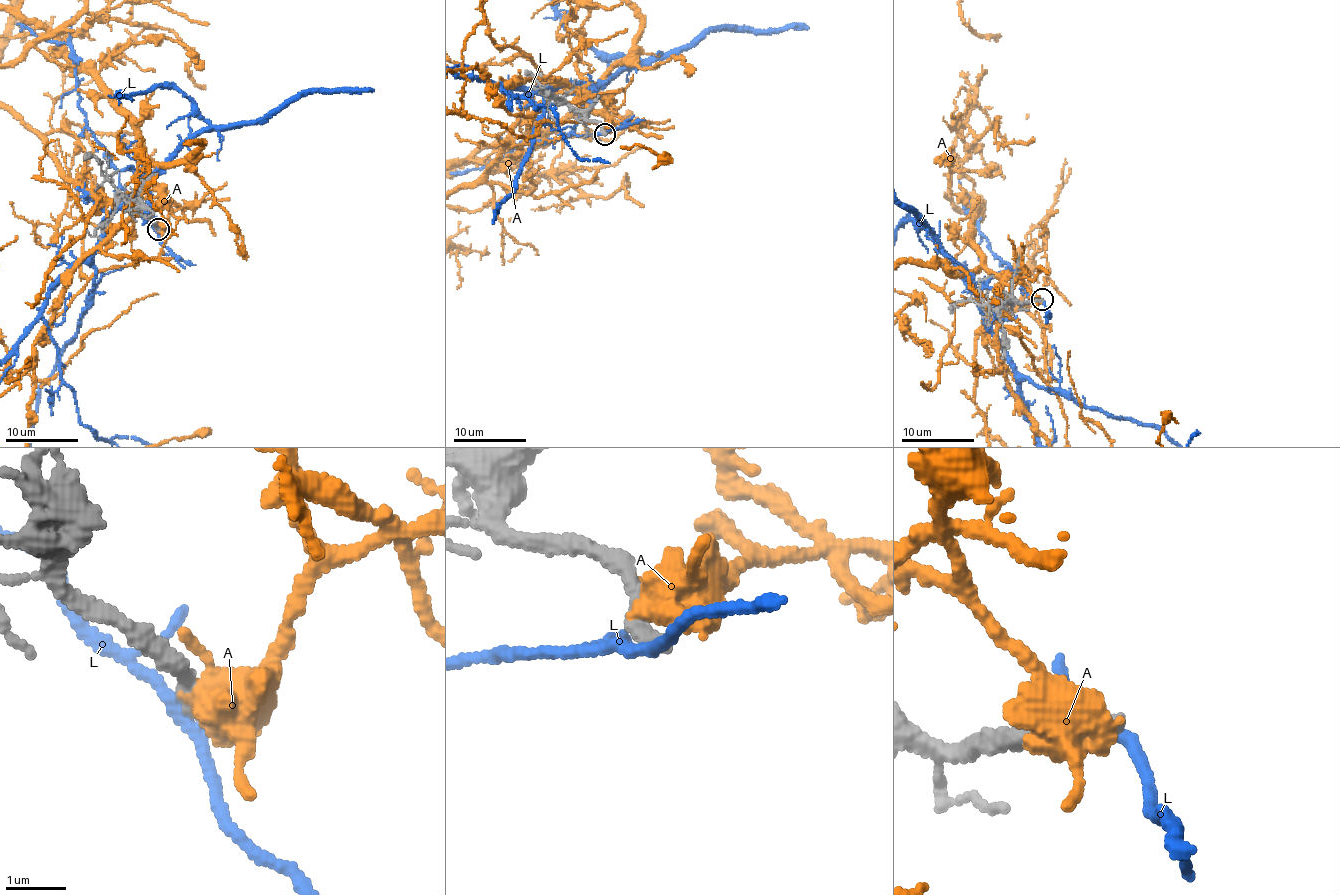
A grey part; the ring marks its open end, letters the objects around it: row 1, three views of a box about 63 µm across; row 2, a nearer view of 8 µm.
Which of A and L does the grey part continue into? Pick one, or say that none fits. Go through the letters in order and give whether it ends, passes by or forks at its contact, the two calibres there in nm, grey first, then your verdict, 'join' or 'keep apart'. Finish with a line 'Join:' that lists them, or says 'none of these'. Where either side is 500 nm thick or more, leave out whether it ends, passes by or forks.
A: 380/500 nm | keep apart
L: it passes by | 320/190 nm | keep apart
Join: none of these

